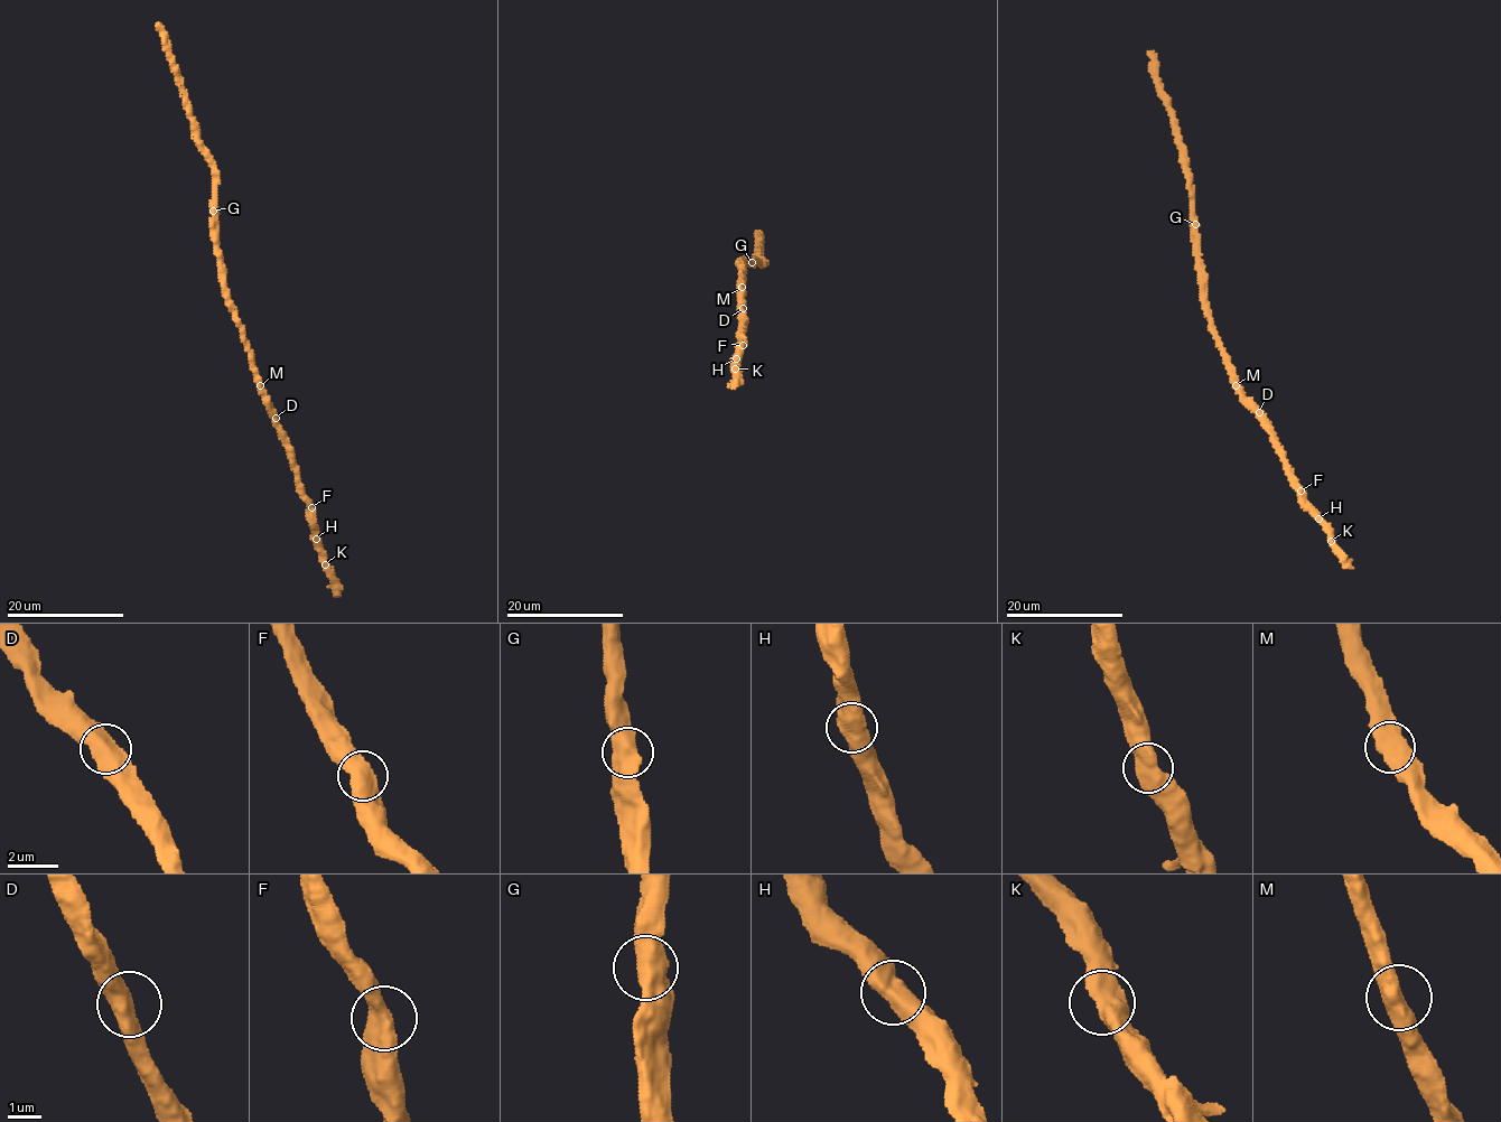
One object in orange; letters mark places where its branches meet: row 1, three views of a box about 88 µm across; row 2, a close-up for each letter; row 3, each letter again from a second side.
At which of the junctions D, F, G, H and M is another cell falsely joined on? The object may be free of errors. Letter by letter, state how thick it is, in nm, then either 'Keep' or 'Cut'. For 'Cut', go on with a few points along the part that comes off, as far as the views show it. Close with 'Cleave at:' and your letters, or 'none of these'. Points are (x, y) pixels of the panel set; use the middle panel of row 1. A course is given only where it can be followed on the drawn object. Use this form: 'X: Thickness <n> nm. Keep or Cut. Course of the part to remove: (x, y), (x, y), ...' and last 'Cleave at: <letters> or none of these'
D: Thickness 600 nm. Keep
F: Thickness 600 nm. Keep
G: Thickness 600 nm. Keep
H: Thickness 650 nm. Keep
M: Thickness 600 nm. Keep
Cleave at: none of these

